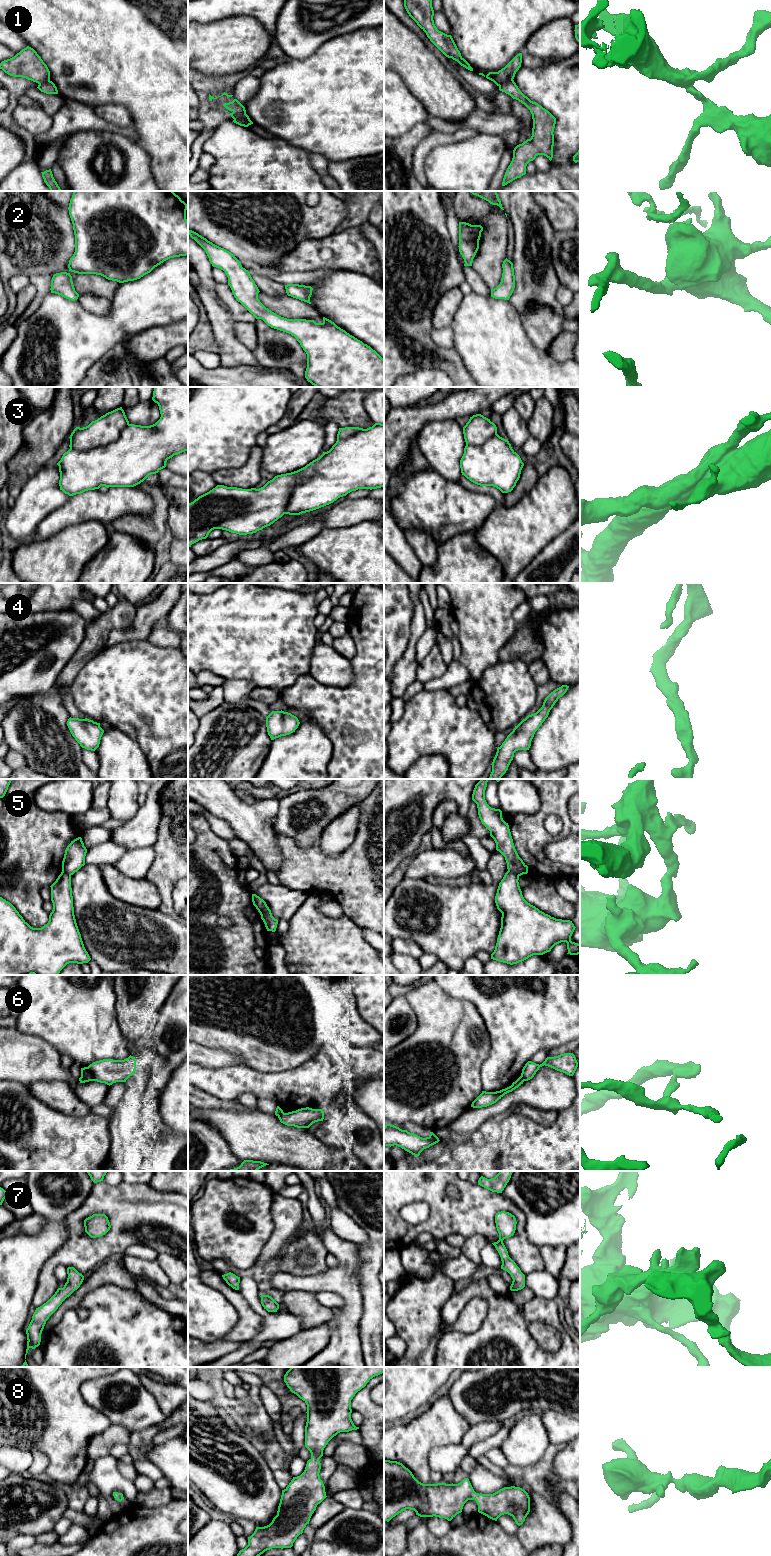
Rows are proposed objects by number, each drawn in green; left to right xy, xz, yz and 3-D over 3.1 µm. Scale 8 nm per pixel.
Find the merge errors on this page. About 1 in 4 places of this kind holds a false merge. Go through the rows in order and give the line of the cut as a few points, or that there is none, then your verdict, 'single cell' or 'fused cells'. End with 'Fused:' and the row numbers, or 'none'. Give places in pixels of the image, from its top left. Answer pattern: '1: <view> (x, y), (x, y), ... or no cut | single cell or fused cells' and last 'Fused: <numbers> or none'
1: yz (512, 79), (503, 82), (499, 86) | fused cells
2: no cut | single cell
3: xy (128, 423), (120, 435), (110, 442), (88, 450), (70, 449) | fused cells
4: no cut | single cell
5: yz (508, 870), (518, 876) | fused cells
6: yz (521, 1075), (524, 1080) | fused cells
7: no cut | single cell
8: no cut | single cell
Fused: 1, 3, 5, 6

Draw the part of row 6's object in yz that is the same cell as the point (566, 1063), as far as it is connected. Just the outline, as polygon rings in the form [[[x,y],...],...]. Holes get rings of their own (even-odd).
[[[564,1053],[554,1057],[547,1057],[540,1065],[532,1061],[528,1061],[522,1069],[521,1076],[523,1080],[528,1081],[532,1079],[539,1068],[544,1065],[569,1076],[573,1076],[578,1067],[578,1062],[573,1053]]]

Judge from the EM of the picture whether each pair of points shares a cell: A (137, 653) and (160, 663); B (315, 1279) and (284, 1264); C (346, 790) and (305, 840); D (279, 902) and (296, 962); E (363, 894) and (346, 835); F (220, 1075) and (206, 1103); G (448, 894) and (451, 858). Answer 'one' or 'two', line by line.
A: one
B: two
C: one
D: two
E: two
F: two
G: two

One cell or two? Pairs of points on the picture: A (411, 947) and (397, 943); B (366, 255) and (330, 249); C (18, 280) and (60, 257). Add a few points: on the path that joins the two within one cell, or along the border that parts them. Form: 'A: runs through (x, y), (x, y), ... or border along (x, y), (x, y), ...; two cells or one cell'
A: runs through (408, 947), (400, 946); one cell
B: runs through (357, 254), (352, 251), (339, 251); one cell
C: border along (29, 276), (15, 274), (10, 279); two cells

